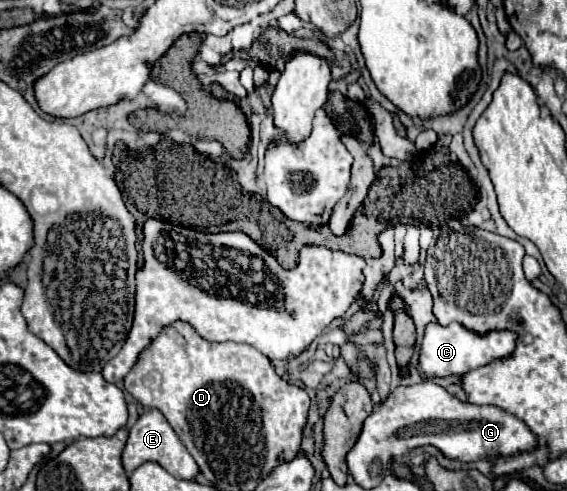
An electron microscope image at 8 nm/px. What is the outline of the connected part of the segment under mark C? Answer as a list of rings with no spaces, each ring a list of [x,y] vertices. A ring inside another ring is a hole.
[[[431,322],[425,326],[425,336],[419,348],[419,364],[417,370],[423,378],[447,378],[447,376],[465,376],[467,372],[487,366],[493,360],[503,360],[513,354],[517,346],[517,334],[513,330],[491,330],[485,334],[473,332],[459,322],[451,322],[441,326],[439,322]]]

